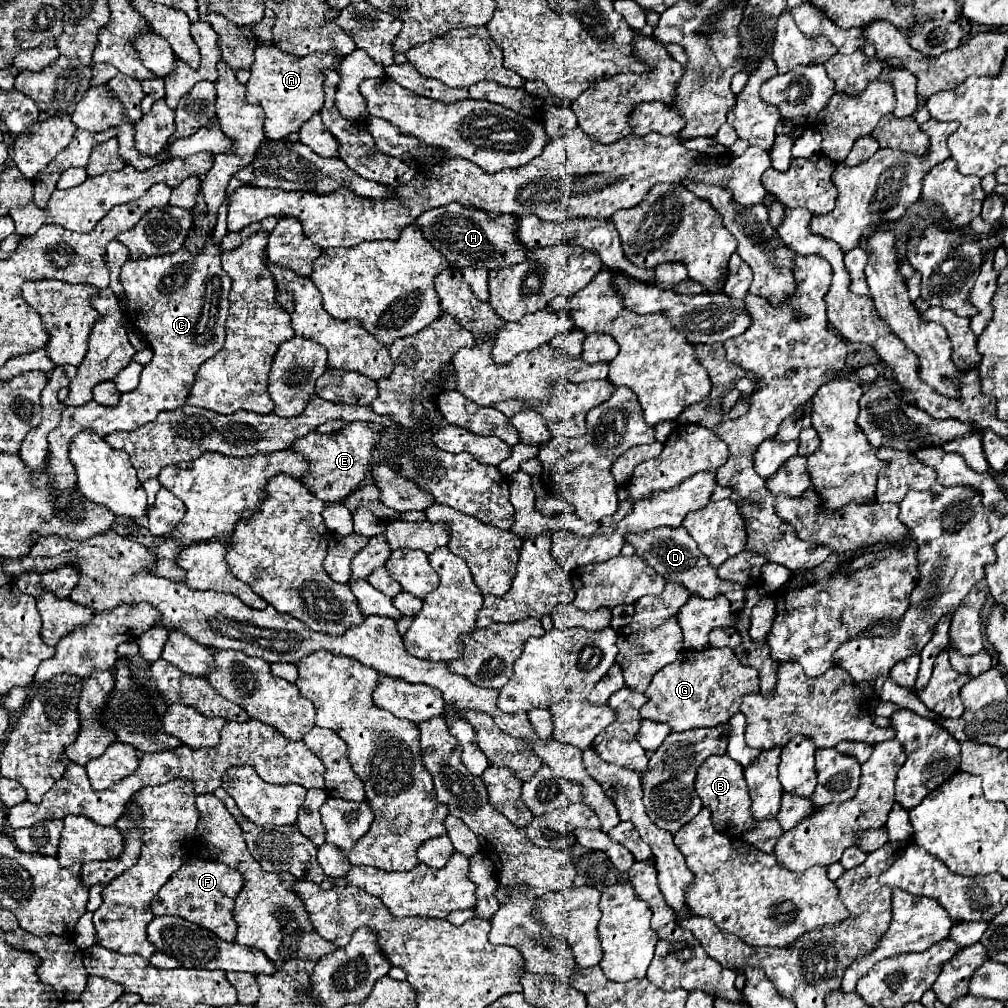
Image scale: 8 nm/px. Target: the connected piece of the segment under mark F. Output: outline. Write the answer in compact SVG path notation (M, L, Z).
M192 855L182 863L182 867L162 885L150 909L154 915L178 915L190 923L196 923L212 933L216 933L224 941L234 941L236 937L236 921L232 917L232 907L238 891L244 885L244 877L218 861L202 861Z

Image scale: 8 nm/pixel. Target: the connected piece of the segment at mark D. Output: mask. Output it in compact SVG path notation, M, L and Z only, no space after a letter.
M660 527L654 531L634 533L634 535L628 535L626 541L632 543L636 547L636 553L642 555L646 559L646 563L650 567L654 567L664 579L680 583L682 587L686 587L690 591L690 595L696 595L702 599L714 599L718 595L724 595L724 597L728 597L734 615L738 615L742 611L742 607L746 603L746 587L740 583L718 579L716 569L710 565L706 555L702 555L702 551L698 549L698 545L694 543L694 539L688 535L688 531L684 527L678 527L678 529Z

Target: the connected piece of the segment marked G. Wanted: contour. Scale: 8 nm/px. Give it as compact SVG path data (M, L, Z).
M728 647L706 651L682 651L678 659L662 667L646 689L646 705L642 705L642 719L668 723L672 731L688 731L698 727L718 727L728 723L740 711L744 695L760 691L760 677L754 667L742 665Z

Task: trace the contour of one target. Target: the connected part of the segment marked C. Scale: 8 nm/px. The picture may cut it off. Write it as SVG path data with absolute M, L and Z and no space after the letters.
M210 237L210 243L206 243L206 251L202 251L202 255L190 255L188 251L176 251L174 255L164 255L164 257L160 255L160 257L150 257L150 259L142 259L142 261L126 261L126 263L122 265L122 269L120 269L120 283L122 283L124 293L126 293L126 301L128 301L126 313L128 313L128 317L132 319L132 327L134 327L134 331L138 331L142 337L146 337L146 343L148 343L148 347L152 349L154 357L152 357L152 361L150 361L148 365L144 365L144 371L142 371L142 375L140 375L140 385L138 385L132 393L124 393L124 395L120 397L118 405L114 405L114 407L104 407L104 405L98 405L96 401L90 401L90 403L84 403L84 405L78 405L78 407L64 407L60 425L58 425L56 429L52 429L50 435L48 435L48 443L50 443L50 463L48 463L48 471L50 471L52 485L54 485L56 489L76 491L76 471L74 471L70 459L68 459L70 439L72 439L76 433L80 433L82 429L92 429L92 431L98 433L100 437L106 437L108 433L114 433L114 431L134 431L134 429L138 429L140 425L144 425L144 423L148 423L148 421L154 421L160 411L182 407L182 405L186 403L186 397L188 397L188 393L190 393L190 389L192 389L192 383L194 383L194 377L196 377L200 365L202 365L206 359L210 359L212 355L216 355L216 353L222 349L222 343L224 343L224 323L226 323L226 317L228 317L228 293L230 293L232 281L230 281L230 277L226 275L226 271L220 267L218 247L212 243L212 237Z

